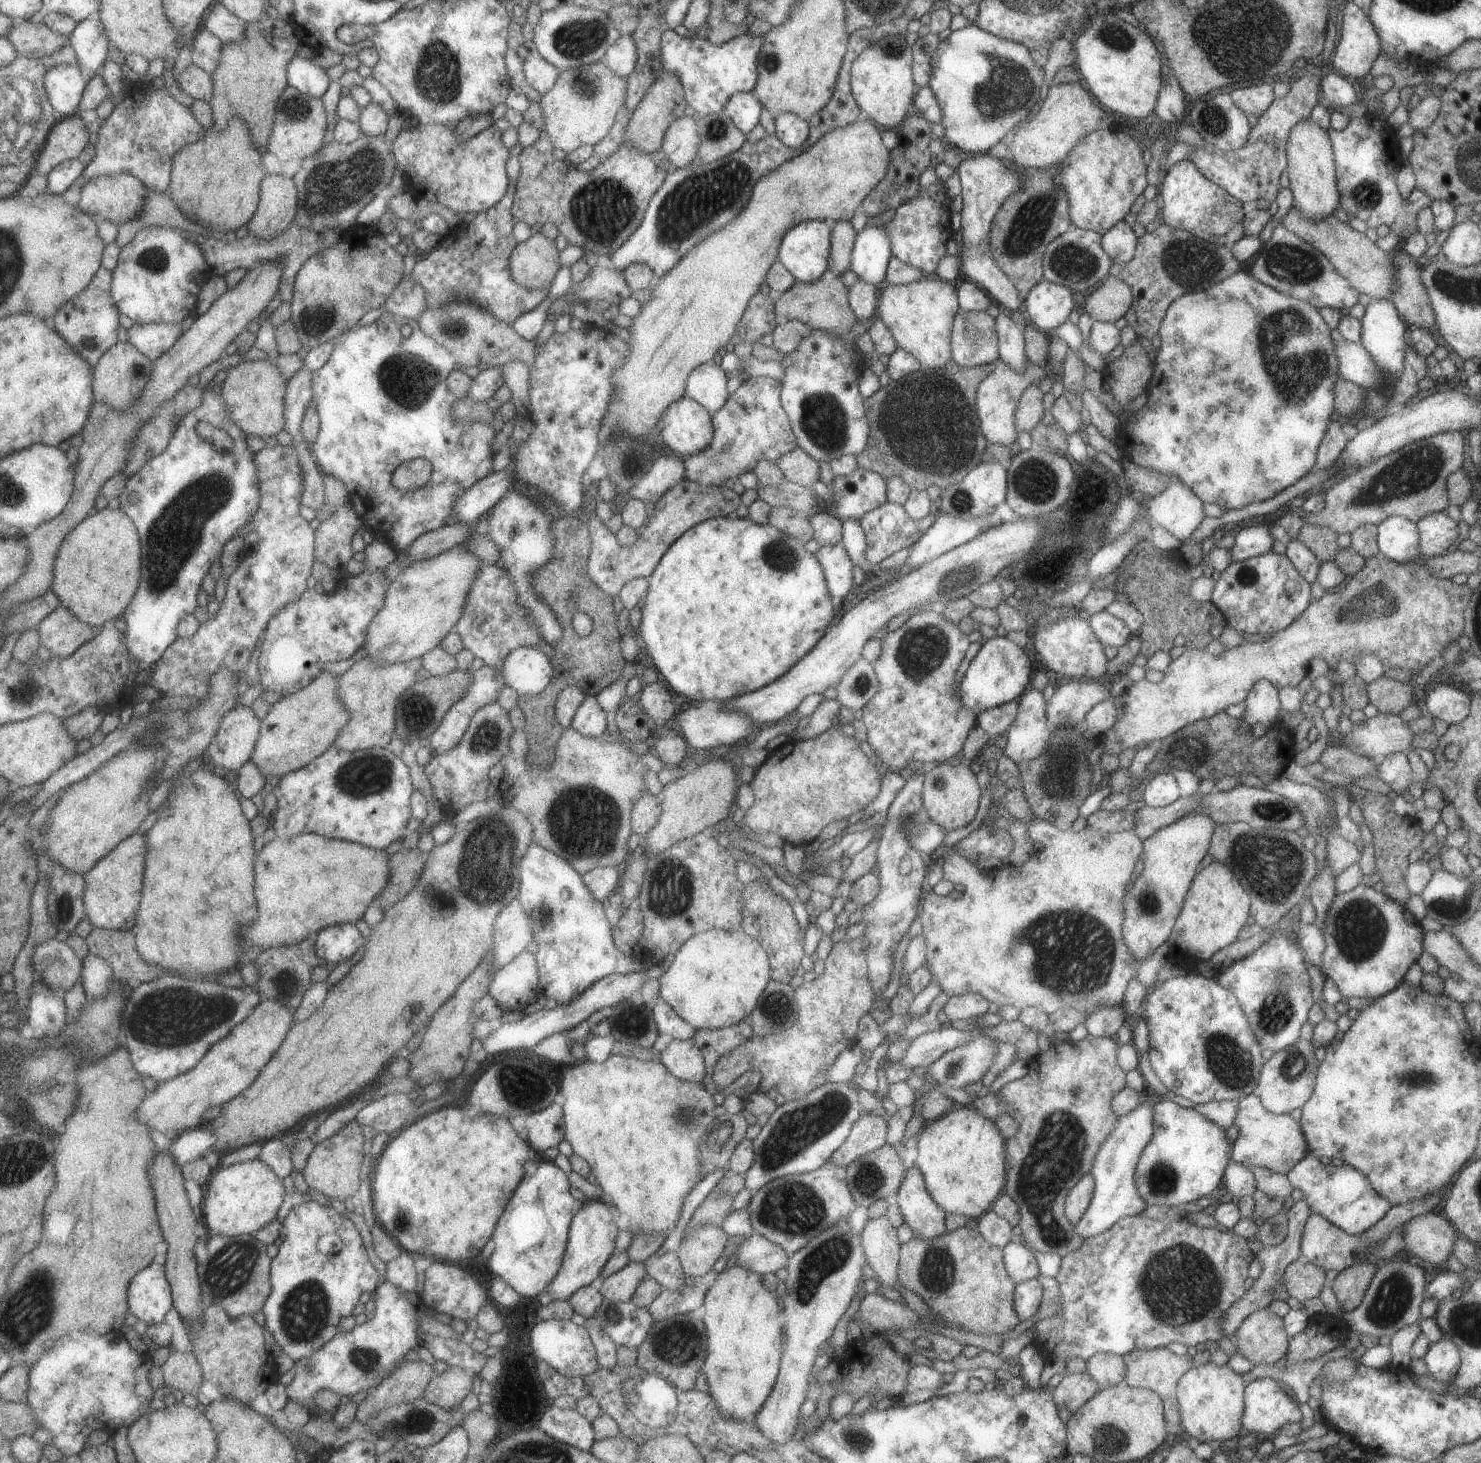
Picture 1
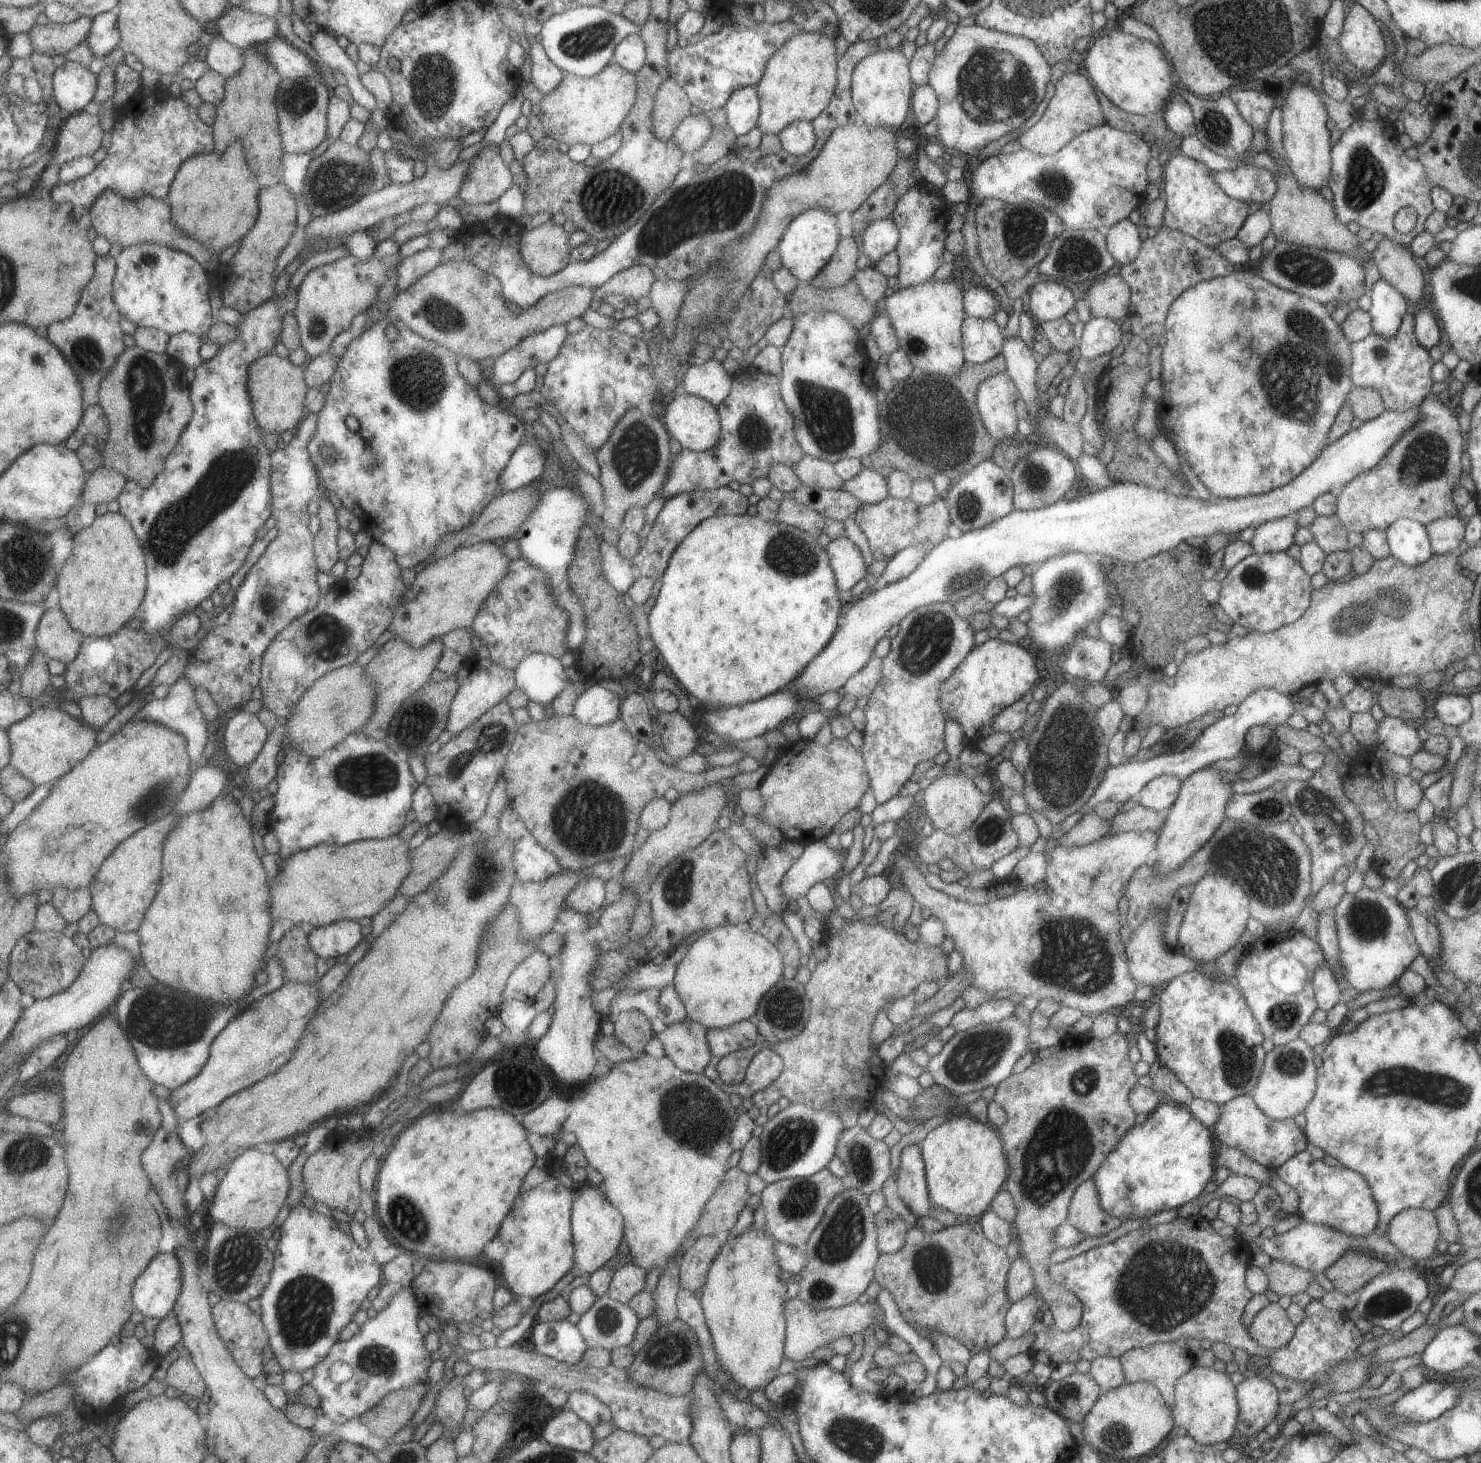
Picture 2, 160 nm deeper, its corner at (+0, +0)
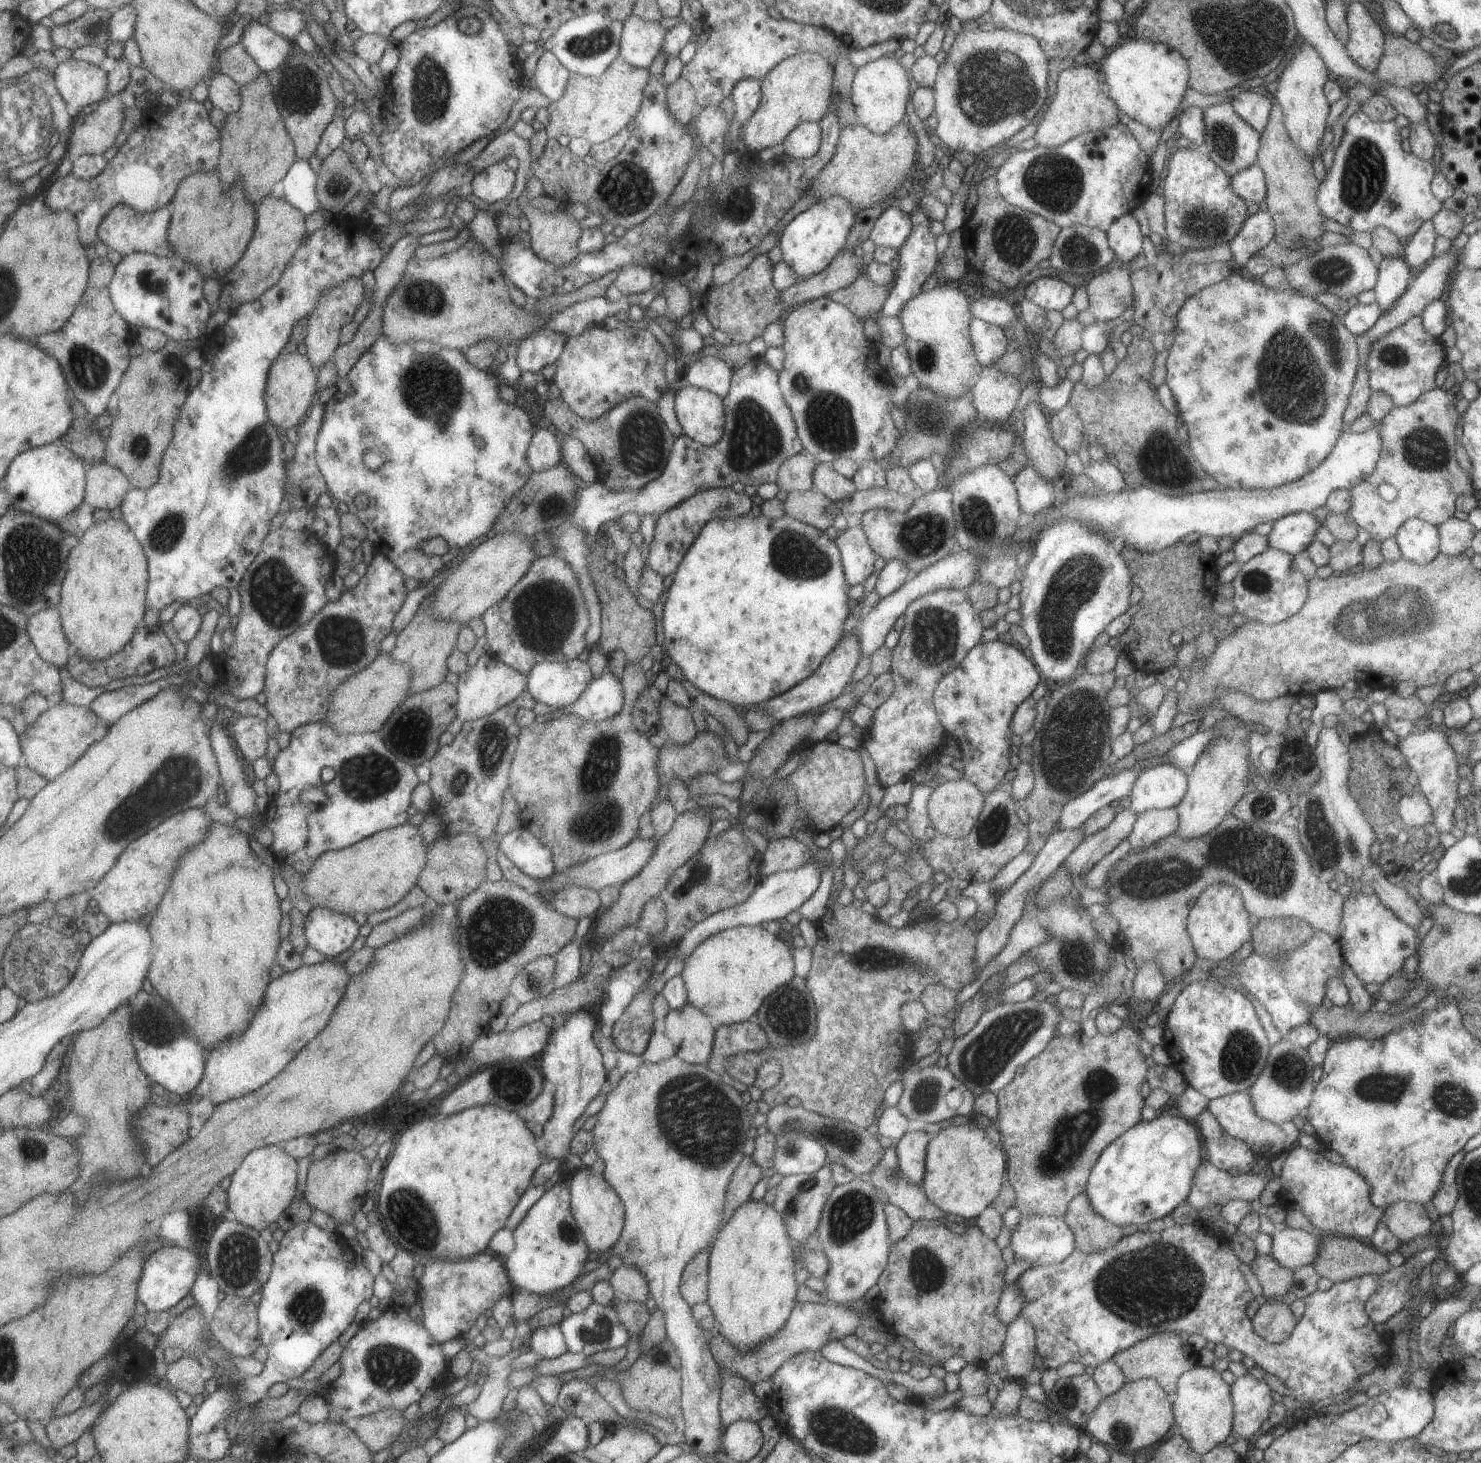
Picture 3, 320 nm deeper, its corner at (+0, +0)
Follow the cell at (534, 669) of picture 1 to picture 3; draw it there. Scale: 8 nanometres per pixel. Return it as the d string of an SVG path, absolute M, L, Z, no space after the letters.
M576 658L534 664L525 676L527 692L552 710L575 702L592 679L589 665Z

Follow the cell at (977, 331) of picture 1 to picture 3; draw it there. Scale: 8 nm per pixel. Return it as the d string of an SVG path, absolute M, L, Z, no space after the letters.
M972 316L968 324L968 333L979 368L991 367L1009 350L1008 339L997 325Z

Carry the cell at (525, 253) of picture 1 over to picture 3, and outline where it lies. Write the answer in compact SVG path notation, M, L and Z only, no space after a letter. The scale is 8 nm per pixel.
M525 198L520 200L519 207L518 212L524 214L529 221L530 247L537 257L558 267L563 266L563 263L568 263L578 253L576 244L582 229L577 219L571 217L565 210L541 212L531 207Z

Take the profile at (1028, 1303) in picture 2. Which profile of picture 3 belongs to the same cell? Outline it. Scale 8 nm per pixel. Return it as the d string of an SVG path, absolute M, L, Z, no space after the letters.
M1018 1316L1006 1326L1006 1335L998 1355L1004 1368L1004 1379L1023 1383L1023 1378L1035 1369L1036 1340L1033 1327L1026 1318Z

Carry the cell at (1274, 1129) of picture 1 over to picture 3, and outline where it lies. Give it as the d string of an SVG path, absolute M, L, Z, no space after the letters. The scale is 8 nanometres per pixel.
M1248 1091L1215 1097L1209 1100L1206 1109L1215 1117L1225 1134L1245 1142L1255 1156L1263 1158L1264 1164L1285 1151L1289 1152L1289 1148L1297 1143L1297 1135L1300 1130L1297 1130L1293 1122L1287 1121L1280 1125L1274 1125L1259 1118L1252 1108Z

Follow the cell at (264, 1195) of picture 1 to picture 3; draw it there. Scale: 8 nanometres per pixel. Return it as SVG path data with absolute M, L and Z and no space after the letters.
M265 1146L265 1148L257 1148L251 1150L251 1154L247 1154L247 1162L243 1162L243 1166L239 1166L239 1170L235 1170L235 1174L231 1176L231 1186L227 1188L228 1210L234 1214L237 1222L244 1224L260 1231L269 1226L269 1222L275 1222L275 1218L286 1210L293 1200L295 1194L295 1170L297 1168L297 1160L290 1154L279 1150L277 1146Z

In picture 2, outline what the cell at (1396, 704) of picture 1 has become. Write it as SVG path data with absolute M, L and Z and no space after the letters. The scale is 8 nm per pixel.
M1384 683L1383 689L1377 694L1375 702L1379 702L1387 717L1404 720L1415 720L1423 716L1426 703L1415 688L1402 689Z

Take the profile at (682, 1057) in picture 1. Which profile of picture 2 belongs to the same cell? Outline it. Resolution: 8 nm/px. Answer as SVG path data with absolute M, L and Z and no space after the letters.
M689 1017L681 1022L669 1023L656 1035L664 1054L680 1071L701 1073L711 1058L706 1028Z

